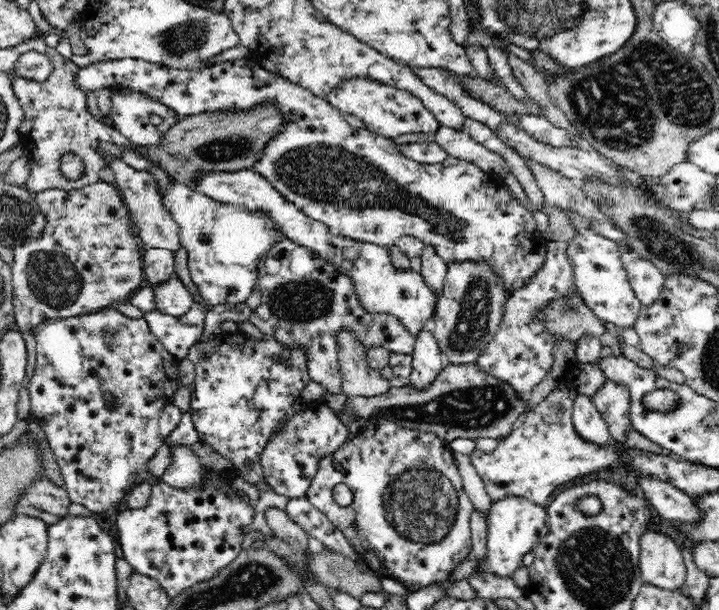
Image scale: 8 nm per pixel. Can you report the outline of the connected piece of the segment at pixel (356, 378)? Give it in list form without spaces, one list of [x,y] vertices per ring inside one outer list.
[[[351,328],[336,331],[335,340],[341,390],[346,396],[370,398],[386,394],[391,389],[389,380],[368,365],[368,348],[360,342],[356,332]]]

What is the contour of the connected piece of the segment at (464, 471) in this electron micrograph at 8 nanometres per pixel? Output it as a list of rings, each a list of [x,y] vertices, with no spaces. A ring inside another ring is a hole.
[[[453,451],[453,459],[458,467],[464,490],[470,497],[474,510],[478,510],[488,516],[489,508],[493,502],[488,496],[482,477],[476,473],[476,467],[472,465],[470,455],[463,455]]]

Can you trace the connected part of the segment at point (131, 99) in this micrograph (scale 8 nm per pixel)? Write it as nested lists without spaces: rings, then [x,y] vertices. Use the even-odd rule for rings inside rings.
[[[133,91],[134,96],[114,96],[112,92],[112,108],[107,121],[114,127],[121,136],[128,139],[132,145],[144,145],[153,147],[173,124],[176,124],[184,116],[176,115],[170,108],[155,102],[143,93]]]

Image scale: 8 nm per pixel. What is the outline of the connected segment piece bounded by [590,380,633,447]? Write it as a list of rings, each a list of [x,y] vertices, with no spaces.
[[[606,380],[602,387],[598,389],[598,392],[590,396],[590,399],[596,404],[596,409],[602,413],[604,420],[607,421],[611,438],[627,447],[625,446],[626,433],[632,430],[633,426],[629,417],[630,391],[625,387],[625,384],[621,384],[620,381]]]

